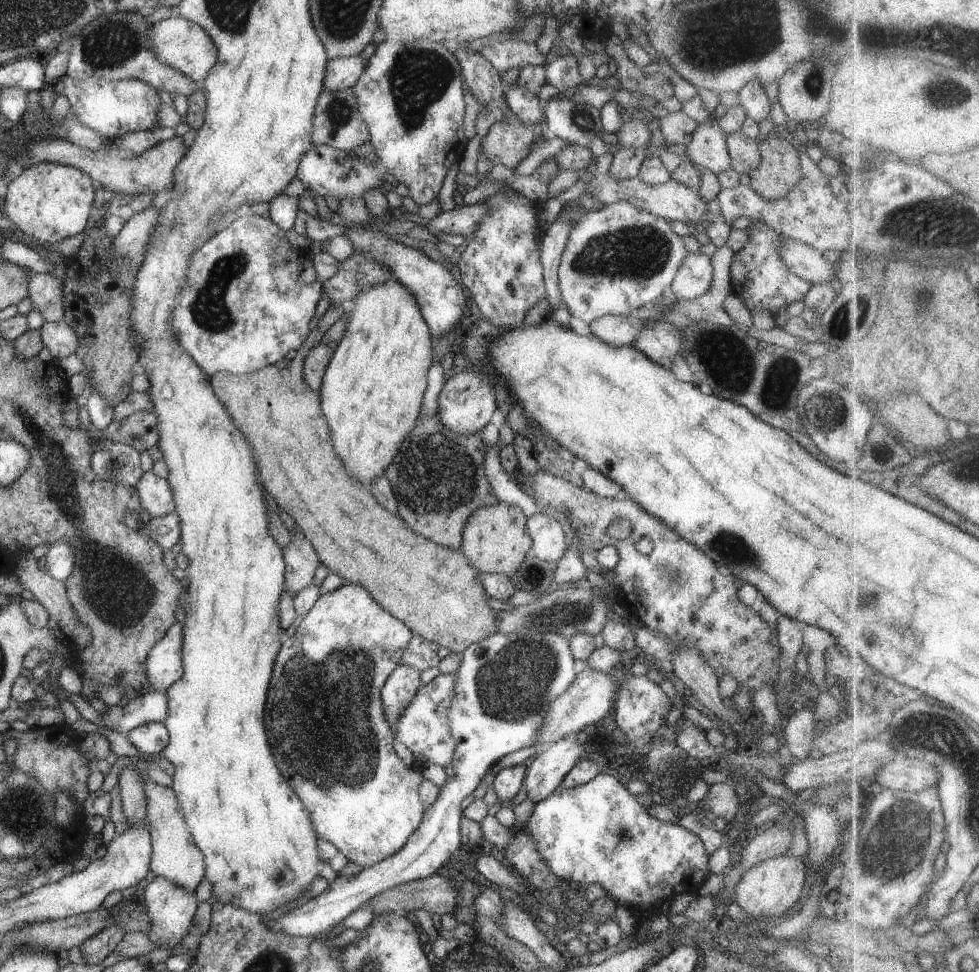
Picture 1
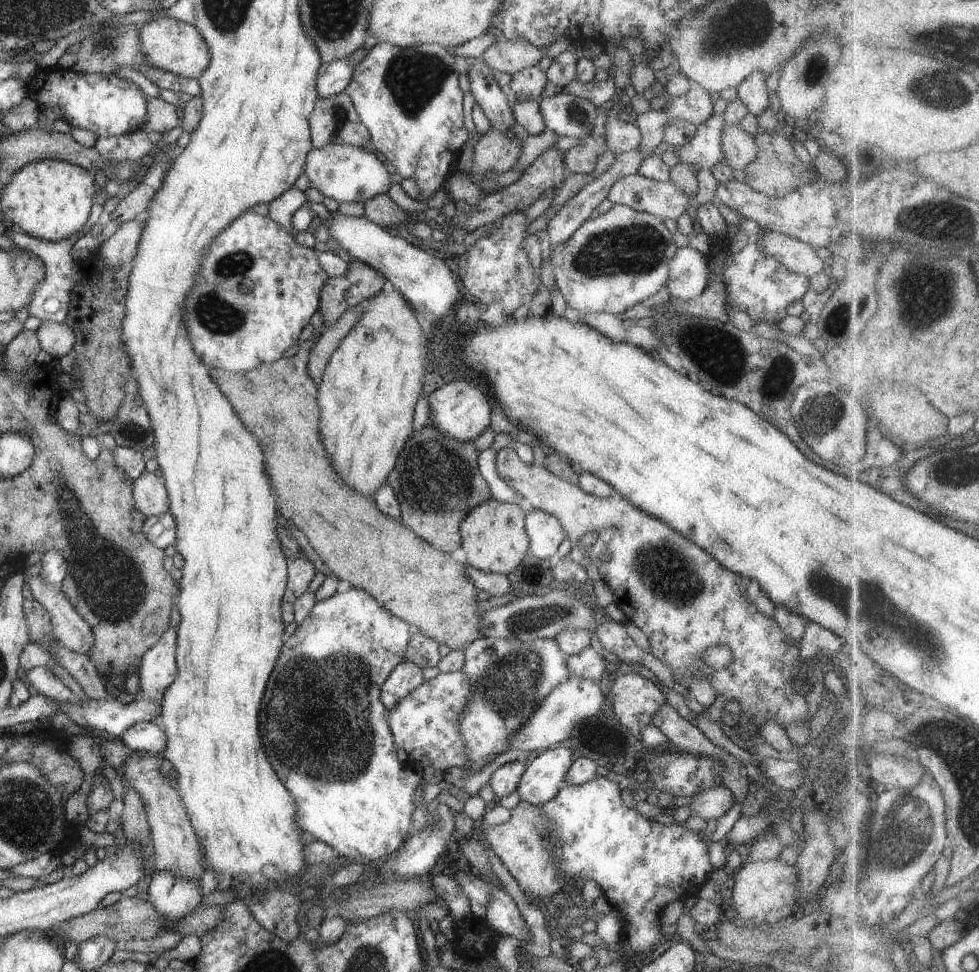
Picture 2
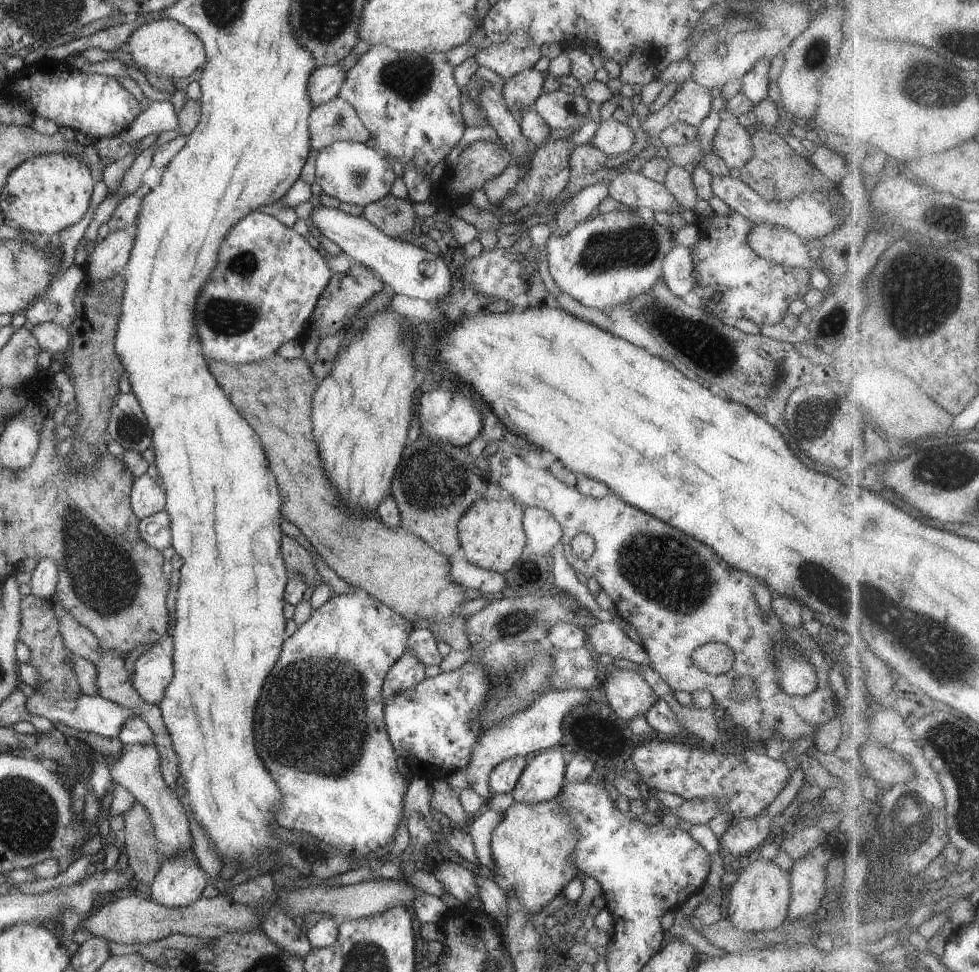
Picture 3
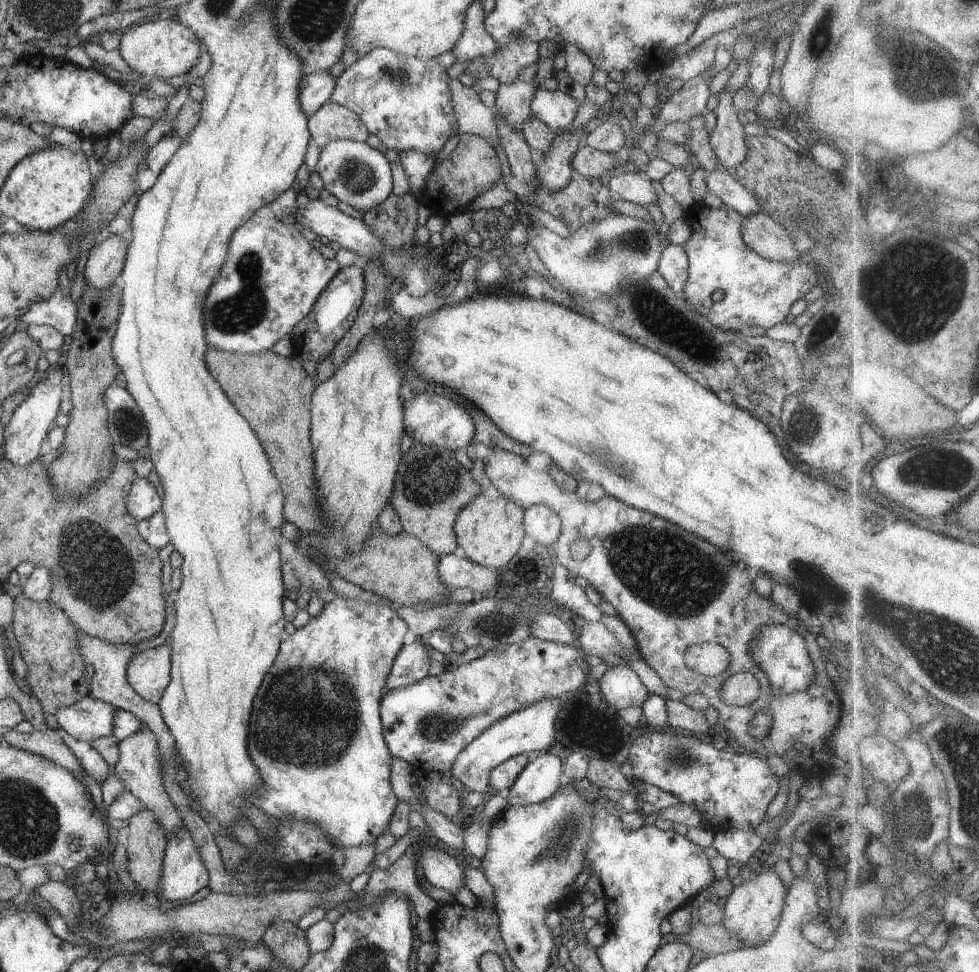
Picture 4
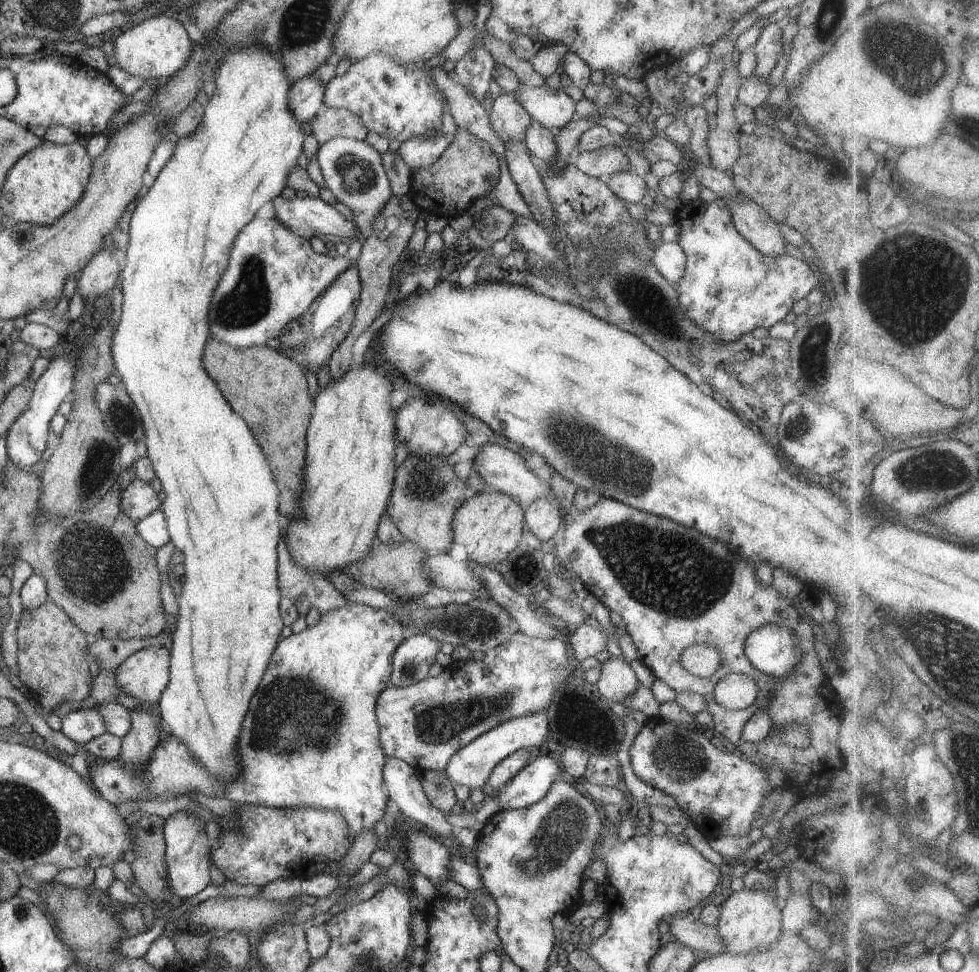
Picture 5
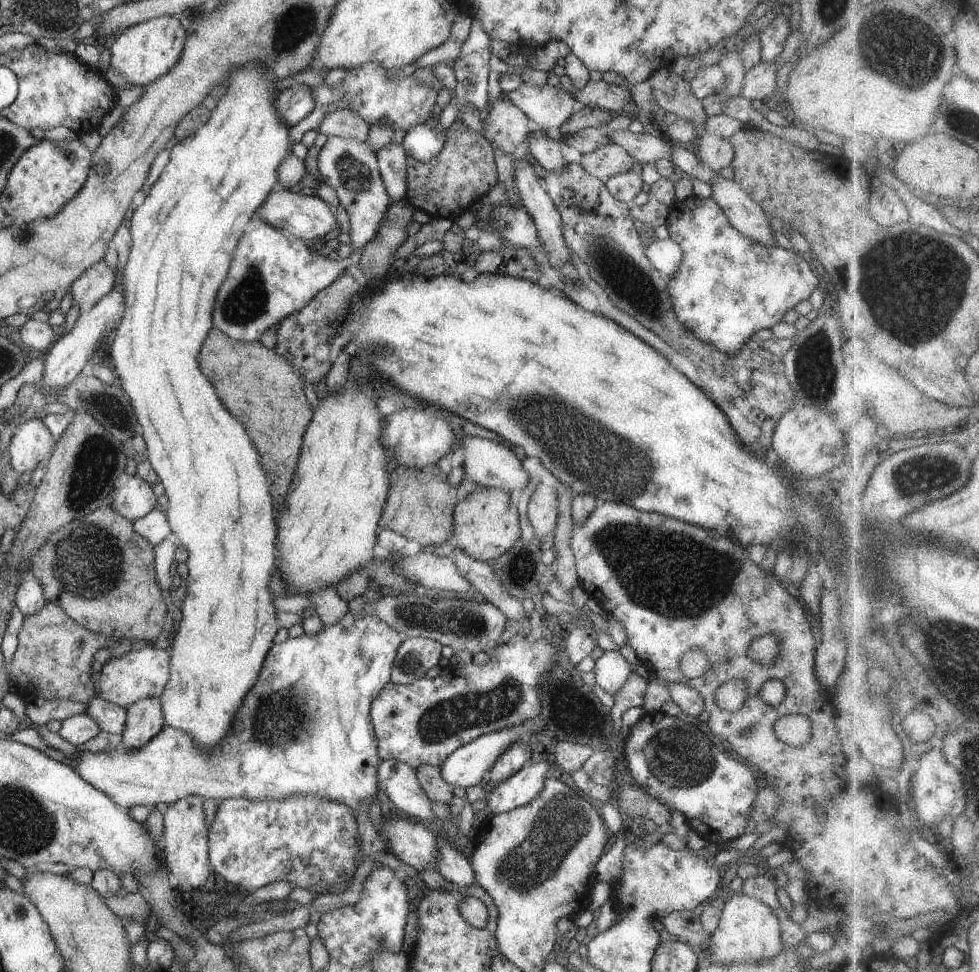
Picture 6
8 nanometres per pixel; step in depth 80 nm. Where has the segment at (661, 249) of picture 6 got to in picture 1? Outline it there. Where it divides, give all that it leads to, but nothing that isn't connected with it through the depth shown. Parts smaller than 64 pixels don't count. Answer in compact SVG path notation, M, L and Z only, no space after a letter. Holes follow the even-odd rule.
M689 253L682 261L670 286L677 300L692 300L702 296L712 284L713 268L711 258L704 253Z

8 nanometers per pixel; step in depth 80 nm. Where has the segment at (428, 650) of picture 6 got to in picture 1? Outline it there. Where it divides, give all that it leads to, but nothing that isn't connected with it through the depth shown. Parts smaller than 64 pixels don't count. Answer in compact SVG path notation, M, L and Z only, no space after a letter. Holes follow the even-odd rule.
M398 665L382 685L381 703L391 725L398 720L411 698L414 698L422 686L420 673L414 667Z

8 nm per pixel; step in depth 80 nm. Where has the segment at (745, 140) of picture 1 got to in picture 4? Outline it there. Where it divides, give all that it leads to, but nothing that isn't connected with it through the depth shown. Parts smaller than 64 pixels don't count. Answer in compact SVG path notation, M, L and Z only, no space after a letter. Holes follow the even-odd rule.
M726 86L716 94L718 106L713 110L717 116L715 127L709 131L709 143L719 158L722 168L737 168L746 159L747 148L743 124L734 106L734 92Z

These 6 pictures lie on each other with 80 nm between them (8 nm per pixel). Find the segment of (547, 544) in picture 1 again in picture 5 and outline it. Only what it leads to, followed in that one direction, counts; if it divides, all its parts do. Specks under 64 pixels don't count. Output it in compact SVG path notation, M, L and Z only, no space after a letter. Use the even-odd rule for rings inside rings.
M539 498L526 506L524 511L528 530L541 542L551 539L563 521L560 506L554 499Z

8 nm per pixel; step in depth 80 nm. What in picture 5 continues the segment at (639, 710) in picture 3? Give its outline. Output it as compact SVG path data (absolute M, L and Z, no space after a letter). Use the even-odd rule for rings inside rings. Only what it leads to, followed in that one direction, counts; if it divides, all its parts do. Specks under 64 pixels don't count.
M611 656L602 663L600 676L595 685L608 702L622 703L639 684L630 663L622 657Z

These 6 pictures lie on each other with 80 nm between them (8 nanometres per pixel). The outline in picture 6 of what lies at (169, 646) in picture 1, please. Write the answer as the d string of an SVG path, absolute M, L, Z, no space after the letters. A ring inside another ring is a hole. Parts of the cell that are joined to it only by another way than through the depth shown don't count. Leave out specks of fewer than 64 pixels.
M147 645L139 651L128 651L117 657L104 657L100 672L93 673L93 683L95 686L95 696L103 698L106 702L120 705L122 708L130 706L133 702L143 698L160 697L165 689L170 676L171 653L168 647Z

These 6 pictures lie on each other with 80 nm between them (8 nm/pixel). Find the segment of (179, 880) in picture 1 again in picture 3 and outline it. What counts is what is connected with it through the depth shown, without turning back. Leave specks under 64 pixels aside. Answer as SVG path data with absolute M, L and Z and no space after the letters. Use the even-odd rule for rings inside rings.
M138 743L123 745L121 753L111 767L111 777L114 782L121 784L132 793L150 813L156 838L159 840L159 849L163 854L163 861L170 855L189 853L193 843L189 829L189 820L180 795L168 788L161 773L161 760L154 743Z

